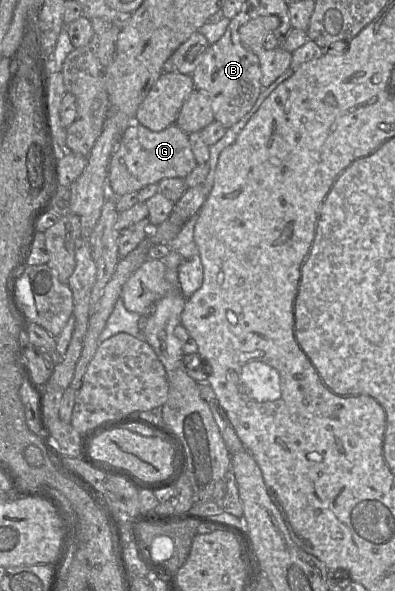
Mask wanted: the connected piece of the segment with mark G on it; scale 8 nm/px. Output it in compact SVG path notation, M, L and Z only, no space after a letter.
M134 122L121 135L108 166L107 189L114 197L138 192L143 187L167 178L185 178L196 168L189 134L176 124L161 131L152 131Z

